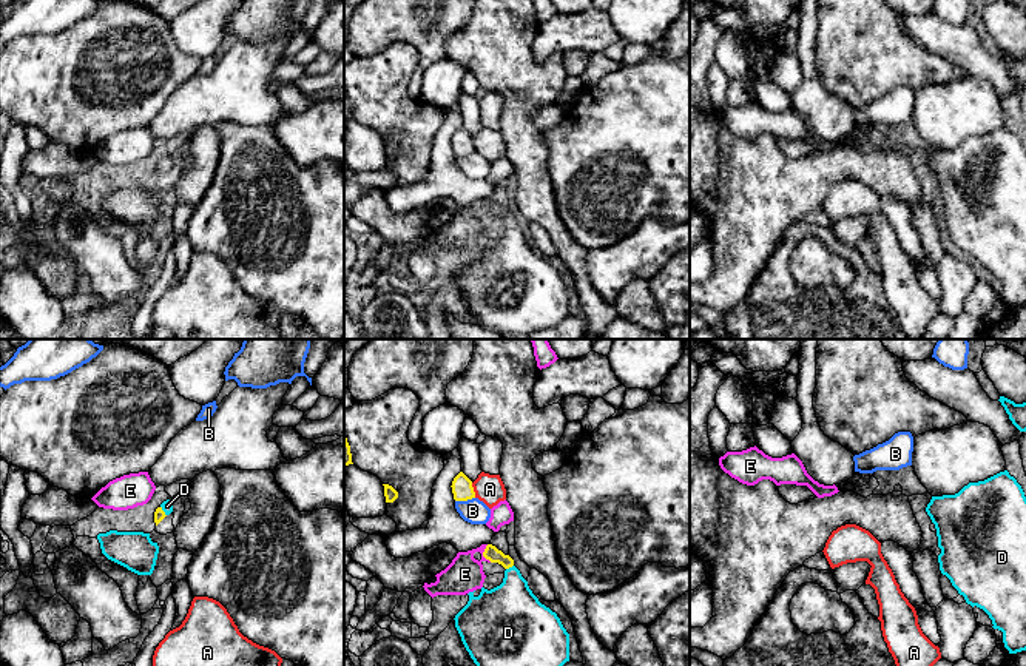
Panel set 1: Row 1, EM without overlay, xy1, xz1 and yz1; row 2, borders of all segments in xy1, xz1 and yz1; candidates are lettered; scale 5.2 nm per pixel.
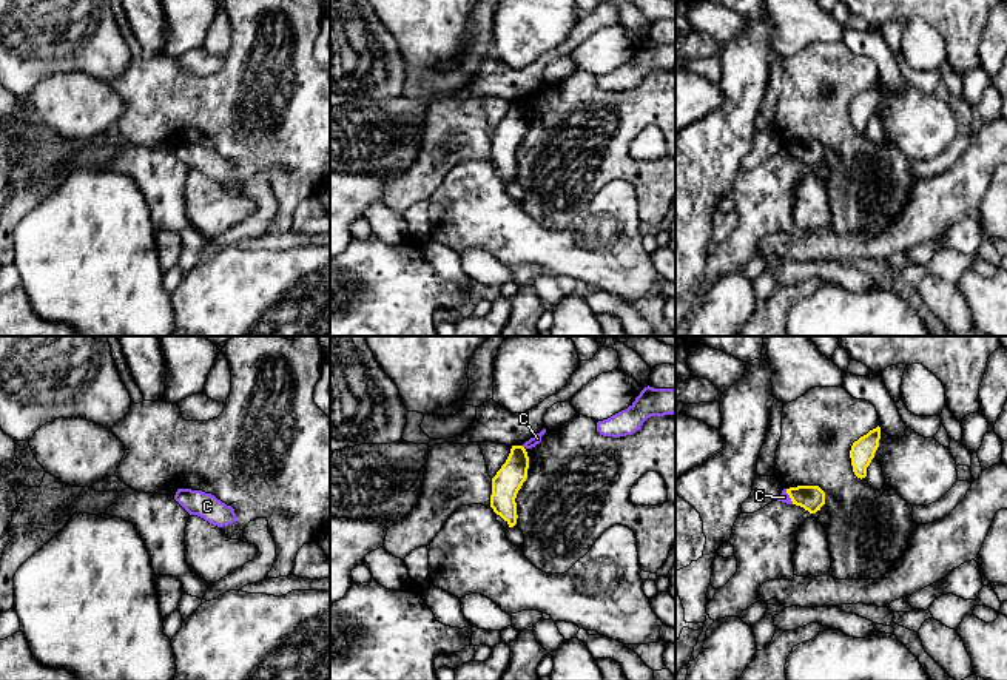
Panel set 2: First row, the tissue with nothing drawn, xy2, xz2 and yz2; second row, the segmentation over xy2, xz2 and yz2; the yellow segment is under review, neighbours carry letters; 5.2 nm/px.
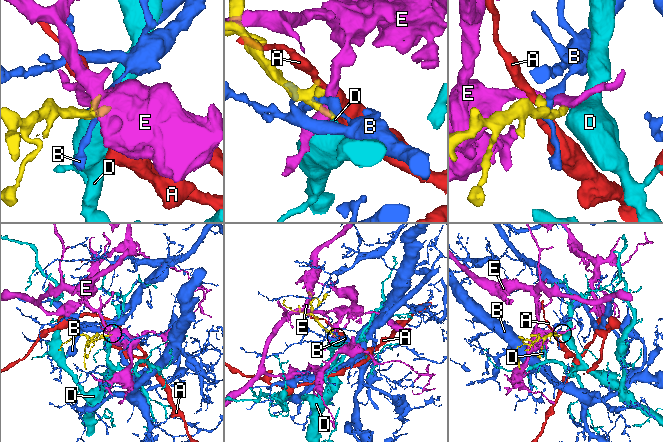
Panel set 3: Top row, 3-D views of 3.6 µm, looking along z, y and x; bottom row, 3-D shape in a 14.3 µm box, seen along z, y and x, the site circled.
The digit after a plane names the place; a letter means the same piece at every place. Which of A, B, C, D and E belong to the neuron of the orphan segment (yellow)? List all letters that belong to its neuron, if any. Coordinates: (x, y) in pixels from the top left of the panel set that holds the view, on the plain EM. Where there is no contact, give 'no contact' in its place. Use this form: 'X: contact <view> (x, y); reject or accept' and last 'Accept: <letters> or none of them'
A: contact xz1 (472, 145); reject
B: contact xz1 (465, 154); reject
C: contact yz2 (790, 151); reject
D: contact xz1 (509, 221); accept
E: contact xz1 (483, 208); reject
Accept: D

